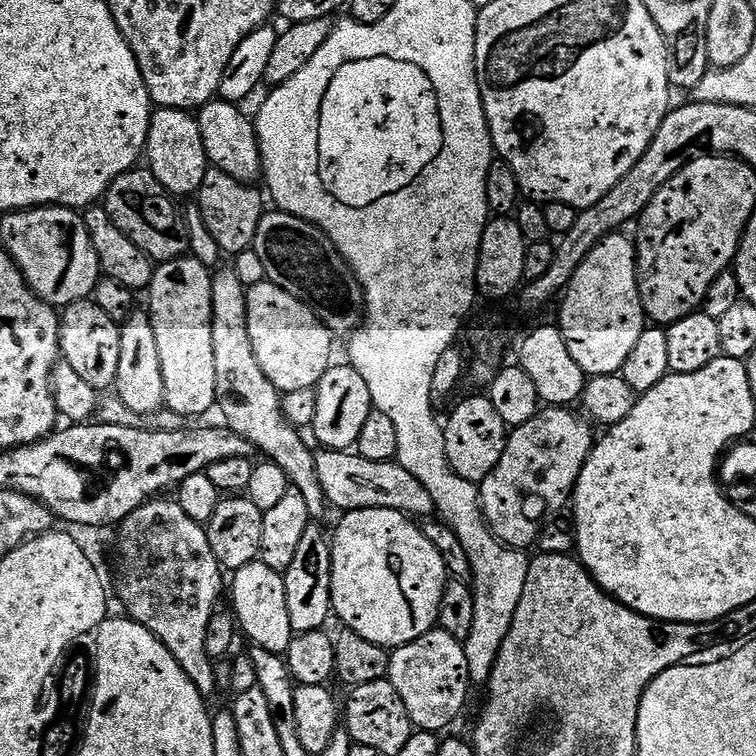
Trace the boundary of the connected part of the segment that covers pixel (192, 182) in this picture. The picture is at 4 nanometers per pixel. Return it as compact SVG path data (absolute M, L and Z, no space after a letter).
M157 107L148 127L146 161L152 176L164 187L165 193L188 196L199 193L210 170L206 146L202 146L200 121L191 111L182 108Z

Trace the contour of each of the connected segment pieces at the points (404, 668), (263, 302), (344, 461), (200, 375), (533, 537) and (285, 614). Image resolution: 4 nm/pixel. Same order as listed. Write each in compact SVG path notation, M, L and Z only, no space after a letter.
M437 626L432 631L422 634L422 638L402 645L389 655L386 679L392 683L394 690L398 690L398 698L402 698L406 706L406 714L419 731L443 733L443 728L450 727L459 718L460 711L463 710L464 703L468 700L470 681L463 643L455 640L443 628Z
M261 282L253 288L251 285L247 294L250 346L254 346L254 358L258 358L262 374L270 378L281 394L315 388L333 363L334 334L304 301L294 298L294 294L282 290L277 284Z
M325 449L315 455L315 472L323 488L325 501L331 507L340 508L339 511L394 509L412 518L435 513L433 499L426 488L396 461L372 462L356 452Z
M200 260L163 261L146 289L146 311L152 319L158 362L162 362L164 404L176 416L204 416L216 402L212 337L213 273Z
M548 406L537 412L534 418L530 418L530 422L509 431L498 466L478 484L484 520L501 544L517 550L528 550L531 544L535 545L539 541L545 522L569 507L570 493L594 447L593 425L581 416L575 416L572 410L564 406Z
M253 562L235 569L233 578L230 580L230 592L232 588L232 607L235 623L238 625L239 631L249 636L251 643L260 647L262 650L274 652L277 654L287 653L290 642L294 635L290 626L290 610L286 610L286 586L284 585L284 577L279 572L270 570L270 566L259 562Z

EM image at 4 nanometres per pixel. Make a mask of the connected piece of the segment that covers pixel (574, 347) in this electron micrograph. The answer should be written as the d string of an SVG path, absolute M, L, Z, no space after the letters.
M624 234L605 236L596 243L572 275L559 304L558 327L566 338L566 350L582 366L585 377L623 373L626 358L630 358L630 350L634 350L646 327L636 277L635 243Z

